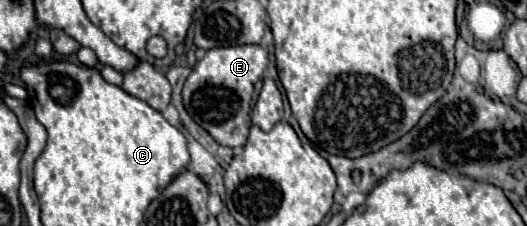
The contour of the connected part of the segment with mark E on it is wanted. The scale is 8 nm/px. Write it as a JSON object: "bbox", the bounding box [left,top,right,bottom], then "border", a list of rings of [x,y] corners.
{"bbox":[183,45,269,147],"border":[[[261,45],[215,47],[205,53],[193,67],[183,85],[183,105],[187,113],[219,143],[227,147],[243,147],[251,127],[251,107],[257,95],[257,83],[263,79],[269,57]]]}

